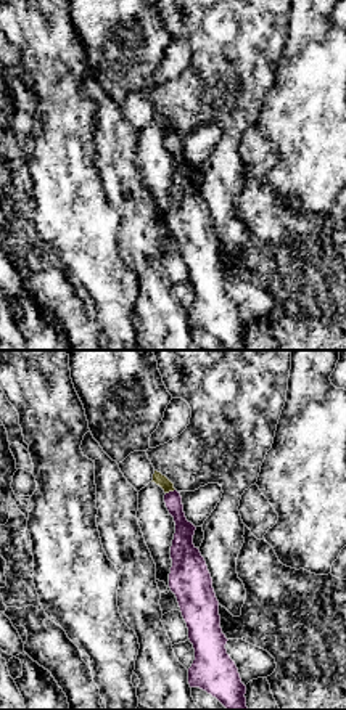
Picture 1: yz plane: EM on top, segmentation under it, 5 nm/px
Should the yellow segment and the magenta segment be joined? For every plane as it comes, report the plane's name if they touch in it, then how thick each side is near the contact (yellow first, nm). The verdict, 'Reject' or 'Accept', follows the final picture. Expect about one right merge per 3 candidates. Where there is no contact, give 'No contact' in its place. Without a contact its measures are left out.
Touches yellow in yz. Thickness 60 nm (yellow) against 100 nm

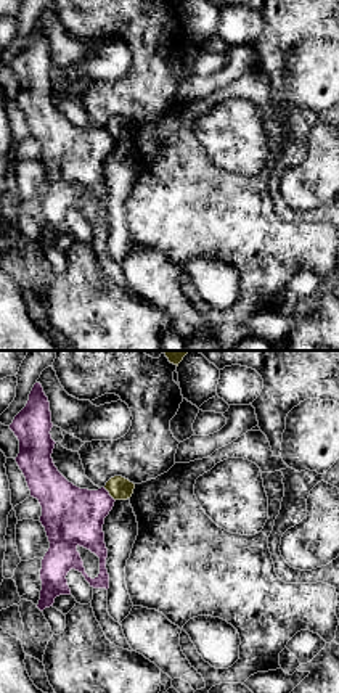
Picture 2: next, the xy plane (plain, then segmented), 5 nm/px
Touches yellow in xy. Thickness 120 nm (yellow) against 300 nm

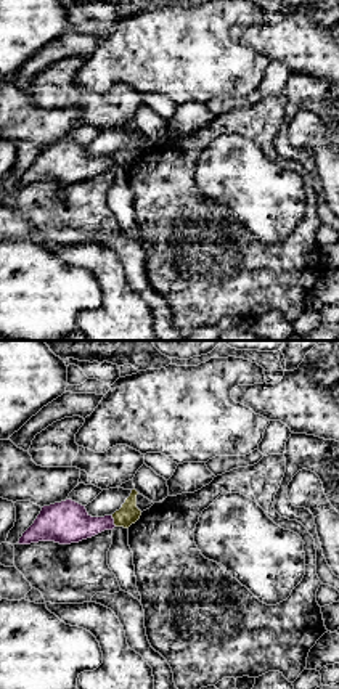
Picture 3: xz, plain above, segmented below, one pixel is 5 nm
Touches yellow in xz. Thickness 100 nm (yellow) against 220 nm

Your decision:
Reject

